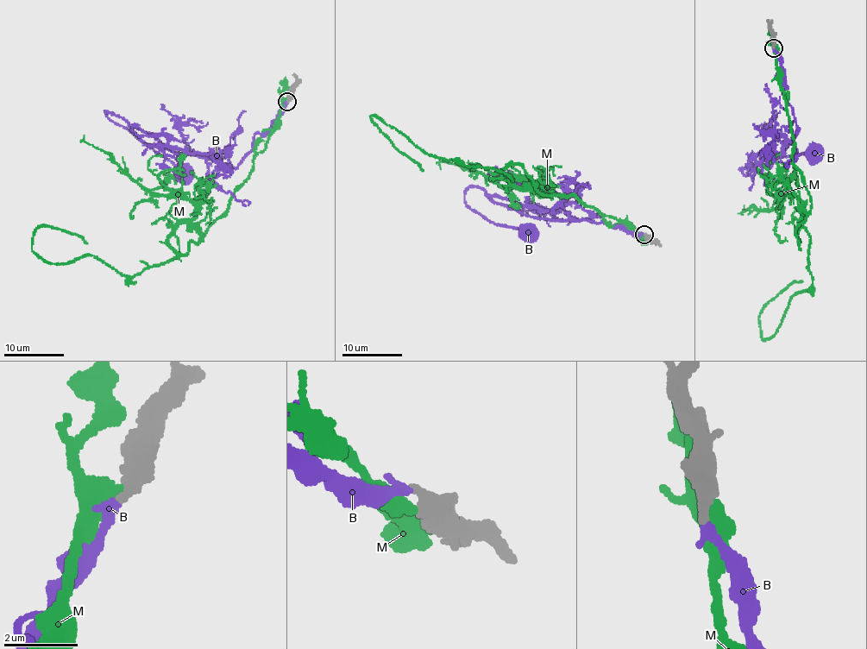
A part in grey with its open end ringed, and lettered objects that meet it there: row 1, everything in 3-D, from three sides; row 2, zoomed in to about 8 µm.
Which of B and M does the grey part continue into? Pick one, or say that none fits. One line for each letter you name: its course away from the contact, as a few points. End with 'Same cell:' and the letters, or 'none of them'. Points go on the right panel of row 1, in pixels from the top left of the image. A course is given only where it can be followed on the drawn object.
B: it runs (774, 47), (784, 80), (783, 92), (798, 130), (781, 154), (746, 168), (782, 155), (802, 152), (814, 154)
Same cell: B

